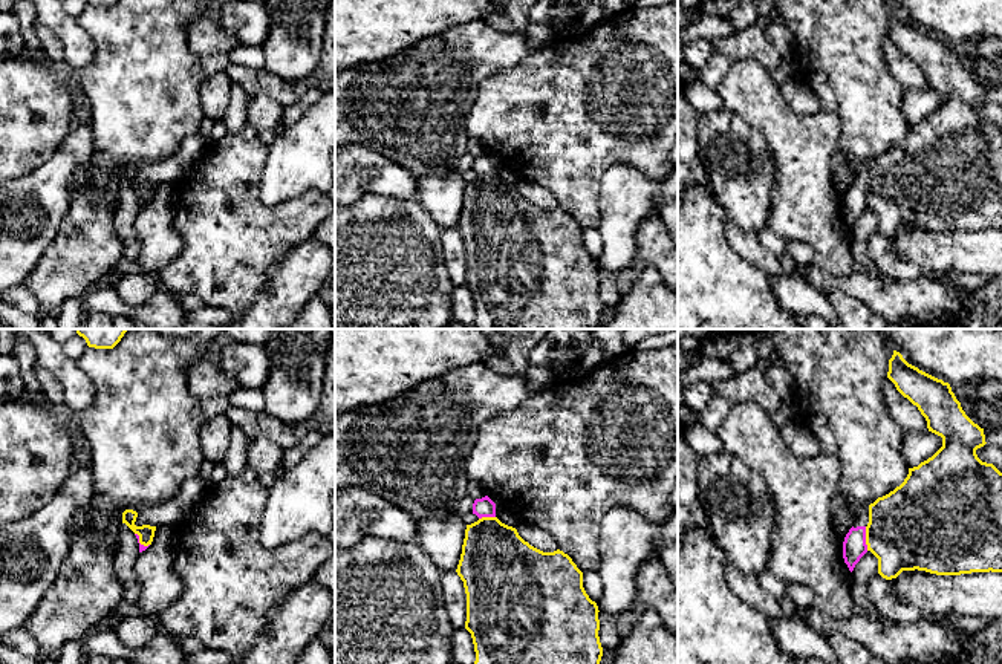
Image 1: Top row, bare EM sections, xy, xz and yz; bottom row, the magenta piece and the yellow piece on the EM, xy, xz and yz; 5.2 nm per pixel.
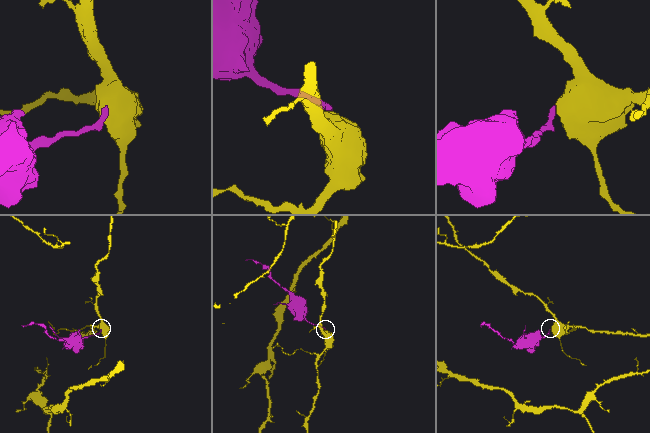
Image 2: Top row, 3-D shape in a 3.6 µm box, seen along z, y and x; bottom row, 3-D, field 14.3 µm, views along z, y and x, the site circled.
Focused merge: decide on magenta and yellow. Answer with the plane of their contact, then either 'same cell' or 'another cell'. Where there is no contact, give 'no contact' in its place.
yz | another cell

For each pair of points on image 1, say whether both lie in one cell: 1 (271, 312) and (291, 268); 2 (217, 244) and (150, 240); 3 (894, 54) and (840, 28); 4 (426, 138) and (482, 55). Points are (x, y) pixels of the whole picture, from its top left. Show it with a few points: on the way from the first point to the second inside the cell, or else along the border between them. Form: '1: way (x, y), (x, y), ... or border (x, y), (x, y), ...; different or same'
1: way (280, 302), (291, 285), (291, 279); same
2: border (173, 207), (182, 250), (161, 271); different
3: border (886, 34), (883, 57), (889, 71), (900, 81); different
4: way (426, 118), (426, 112), (462, 75); same

